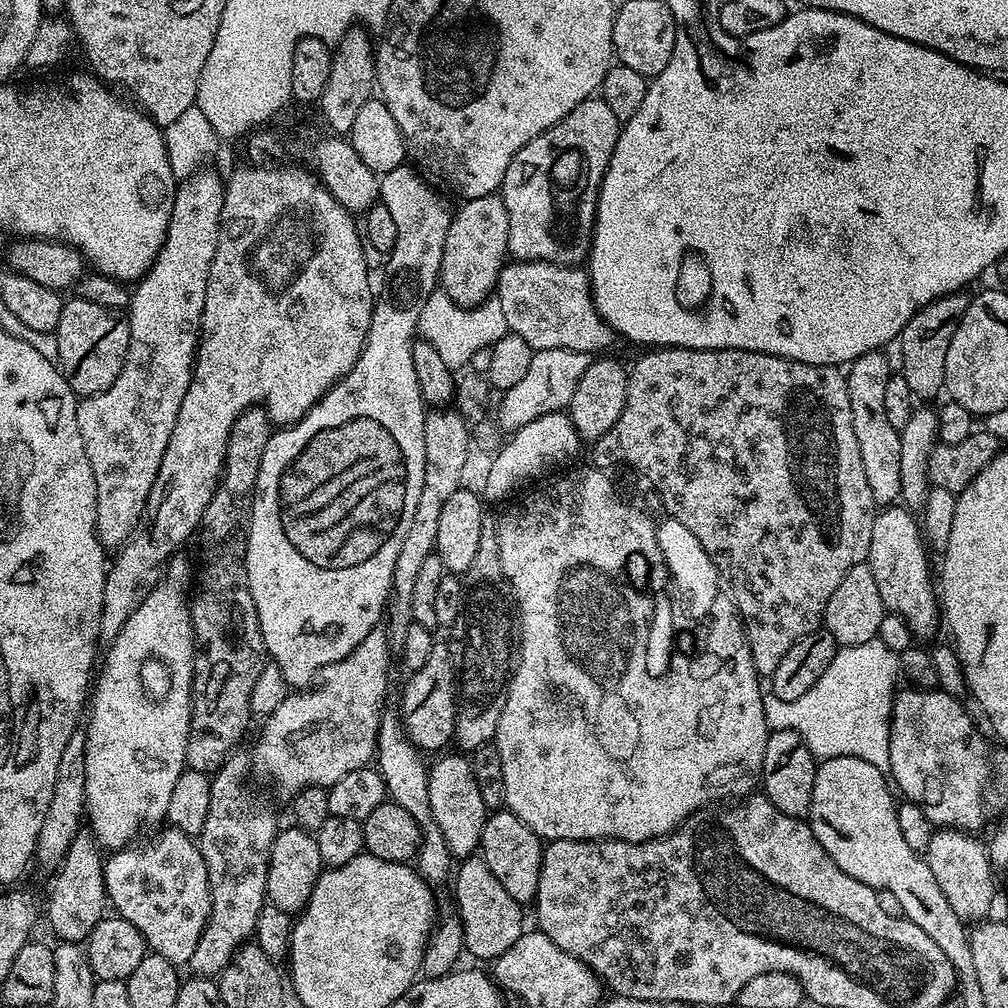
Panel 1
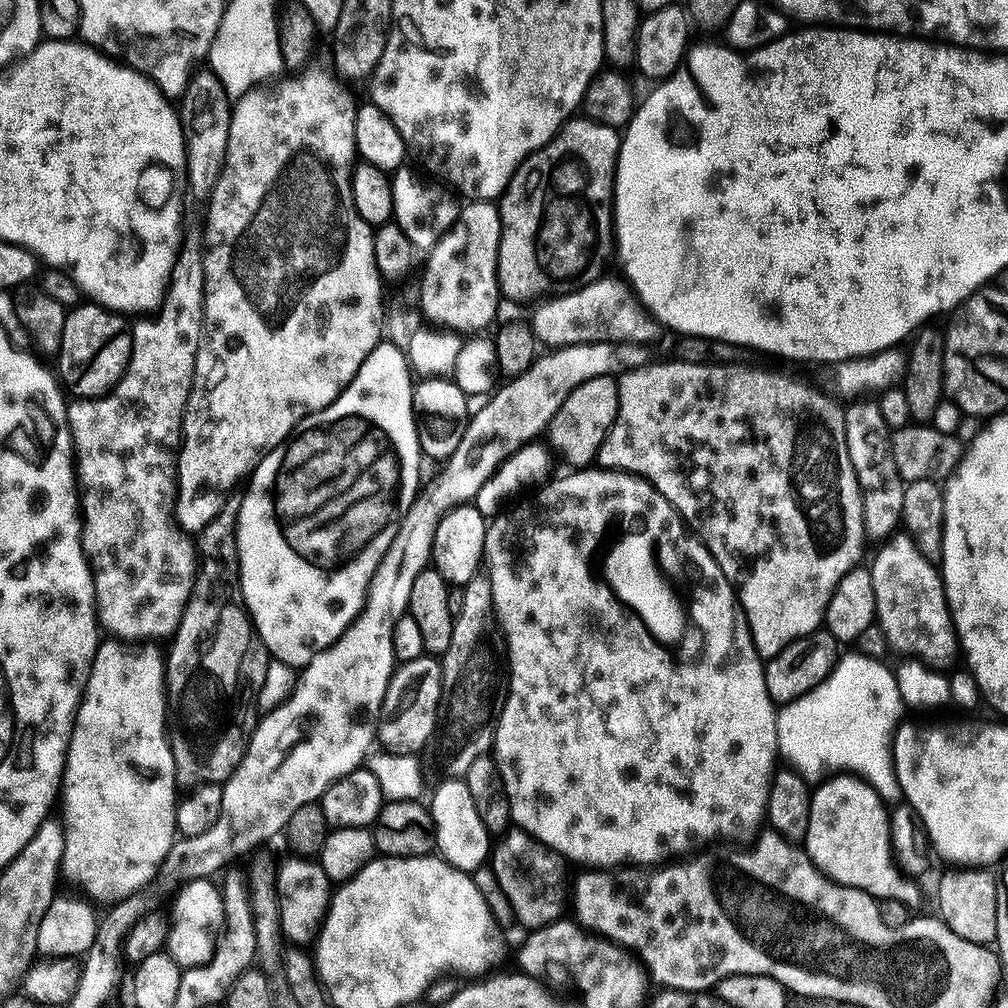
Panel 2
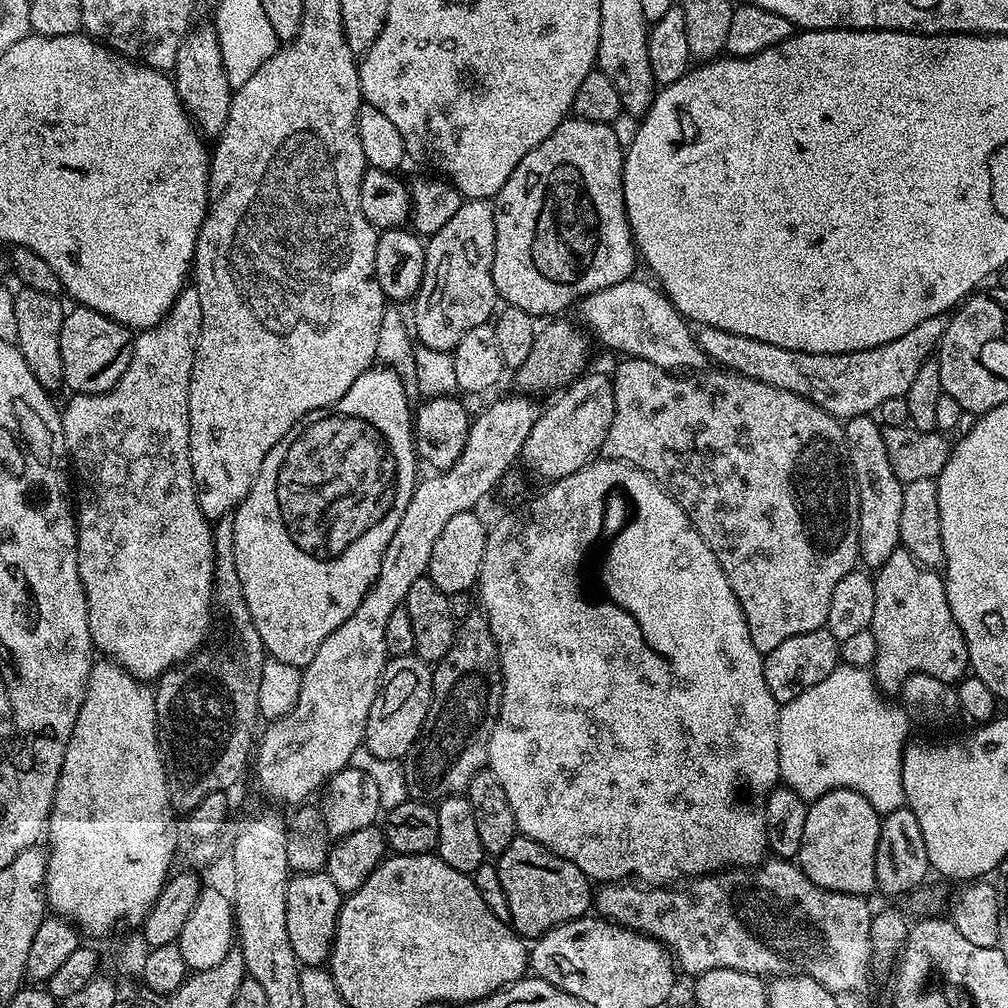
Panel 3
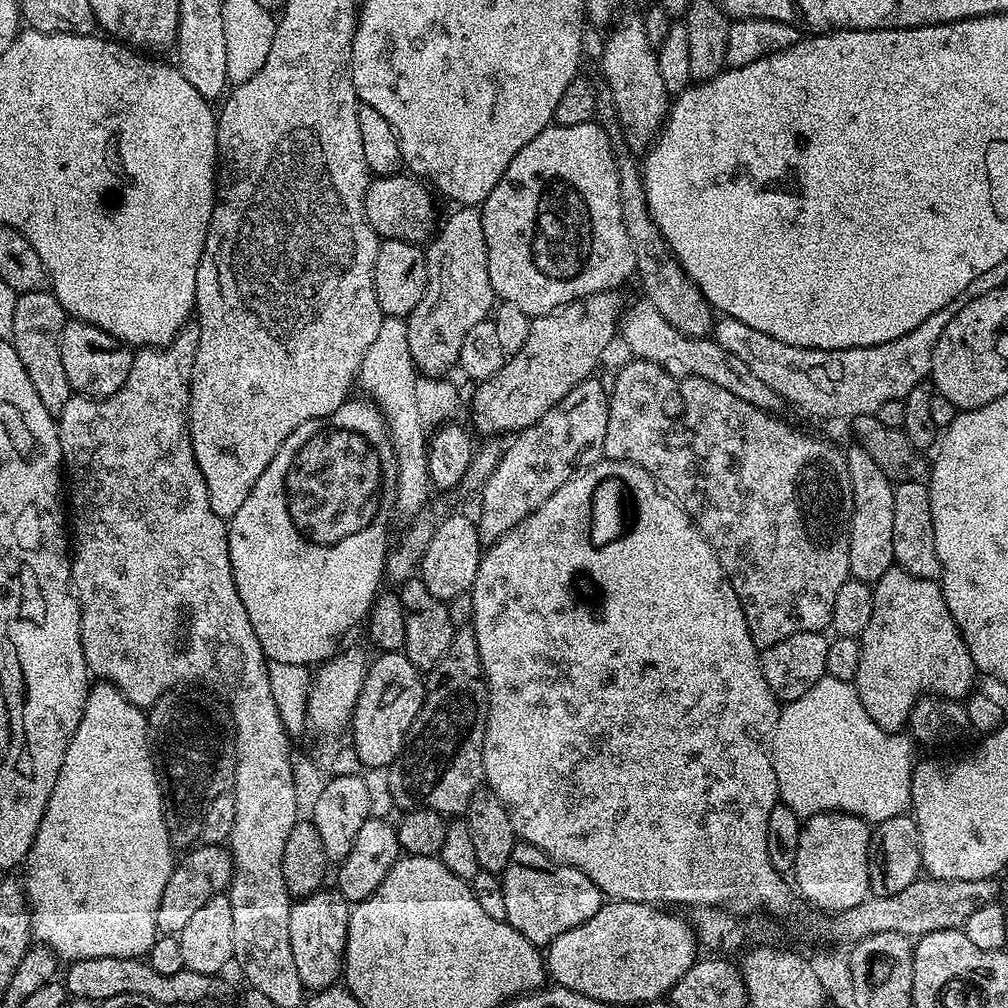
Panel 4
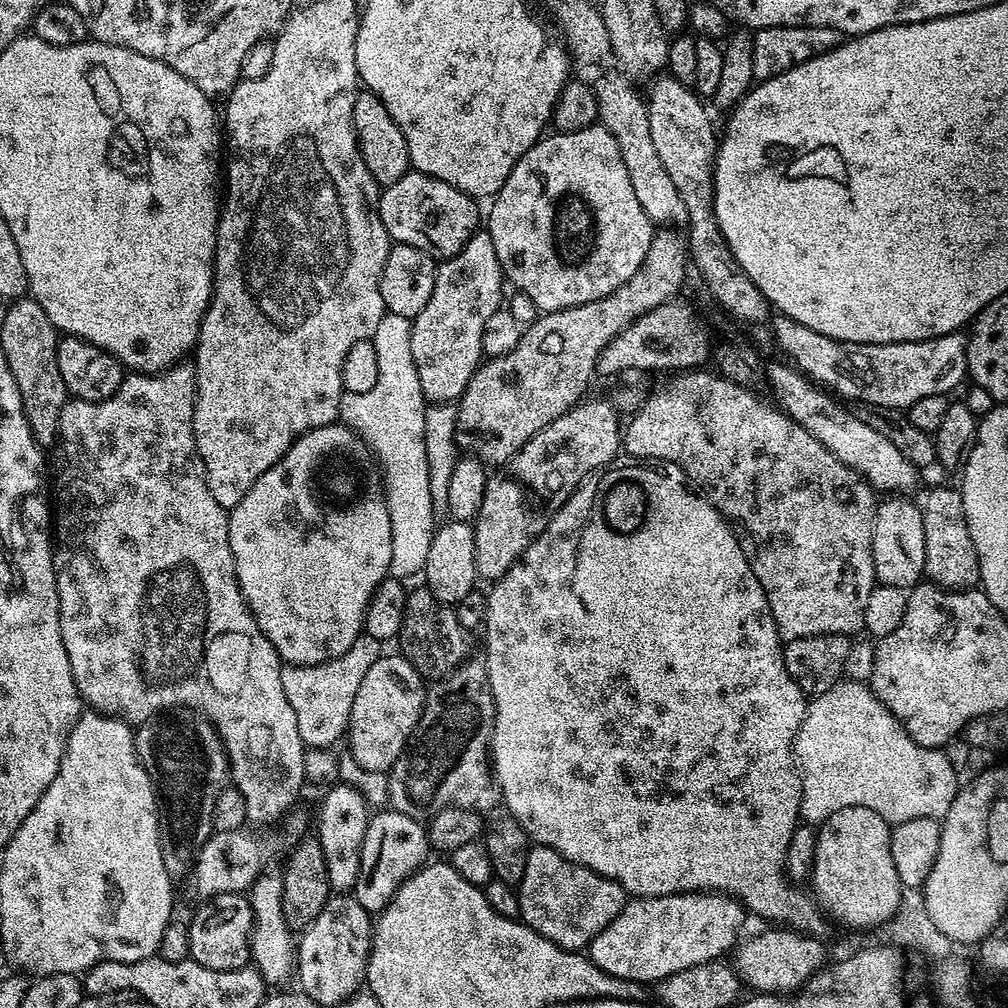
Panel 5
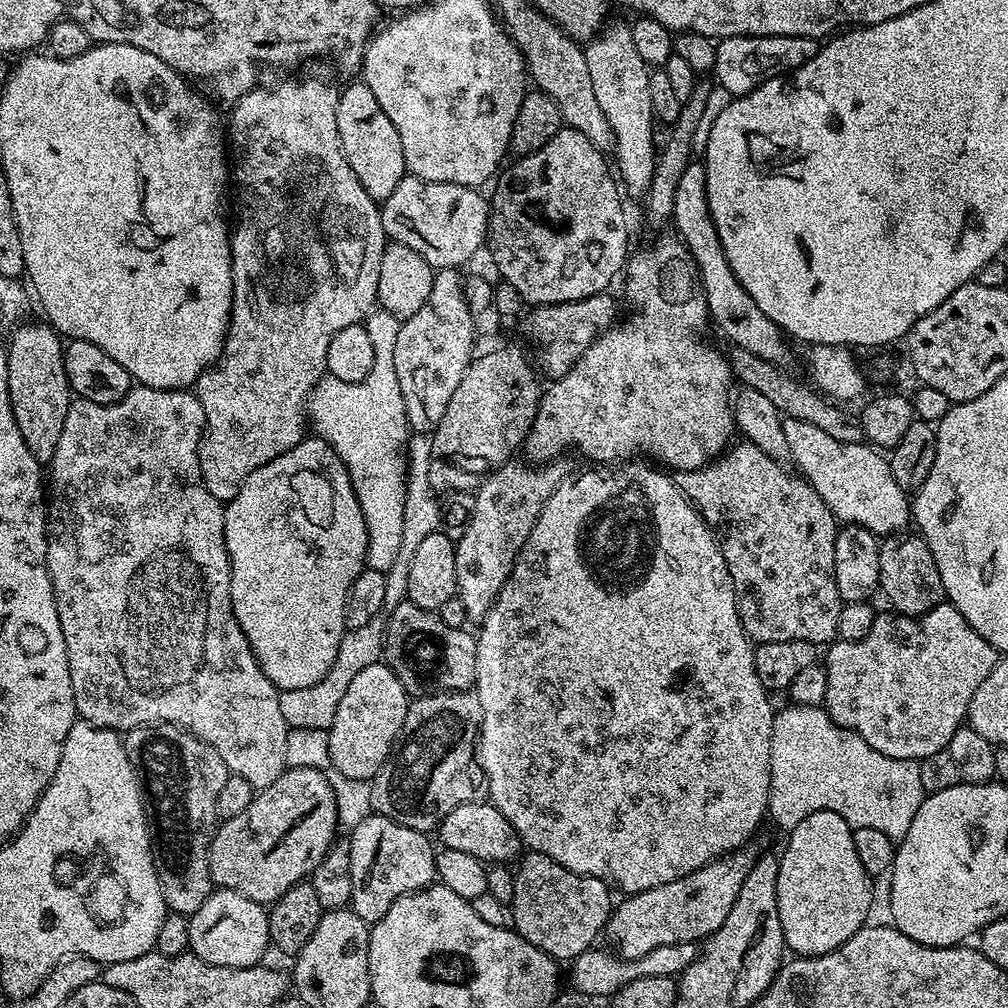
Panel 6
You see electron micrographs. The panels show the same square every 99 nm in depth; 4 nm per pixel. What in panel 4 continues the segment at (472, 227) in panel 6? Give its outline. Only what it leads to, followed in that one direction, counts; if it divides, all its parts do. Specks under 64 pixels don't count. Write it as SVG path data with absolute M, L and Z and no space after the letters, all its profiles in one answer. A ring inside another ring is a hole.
M411 175L382 176L373 179L364 192L364 217L370 227L376 231L377 237L424 242L420 240L427 241L438 228L436 208L432 205L431 195L433 196L433 193L419 179Z

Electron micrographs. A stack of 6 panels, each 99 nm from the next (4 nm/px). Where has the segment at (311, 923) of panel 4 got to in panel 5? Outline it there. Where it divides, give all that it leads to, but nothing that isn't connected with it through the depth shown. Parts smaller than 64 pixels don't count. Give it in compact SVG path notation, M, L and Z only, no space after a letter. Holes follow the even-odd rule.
M348 894L333 895L324 905L322 914L318 914L318 918L314 918L312 925L305 928L299 937L294 965L298 980L300 976L299 991L306 993L318 1006L324 1006L324 1004L339 1006L348 997L357 995L366 980L368 953L372 951L373 931L374 924L370 919L370 913L355 898Z

